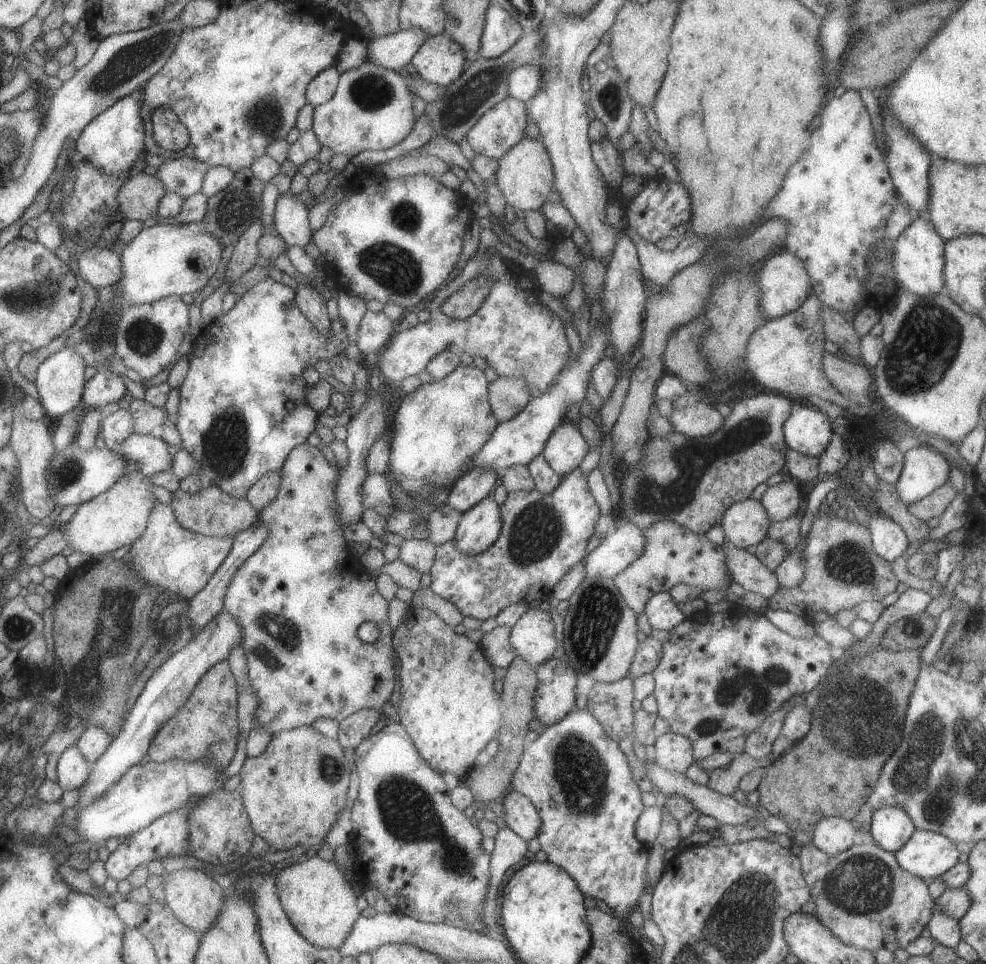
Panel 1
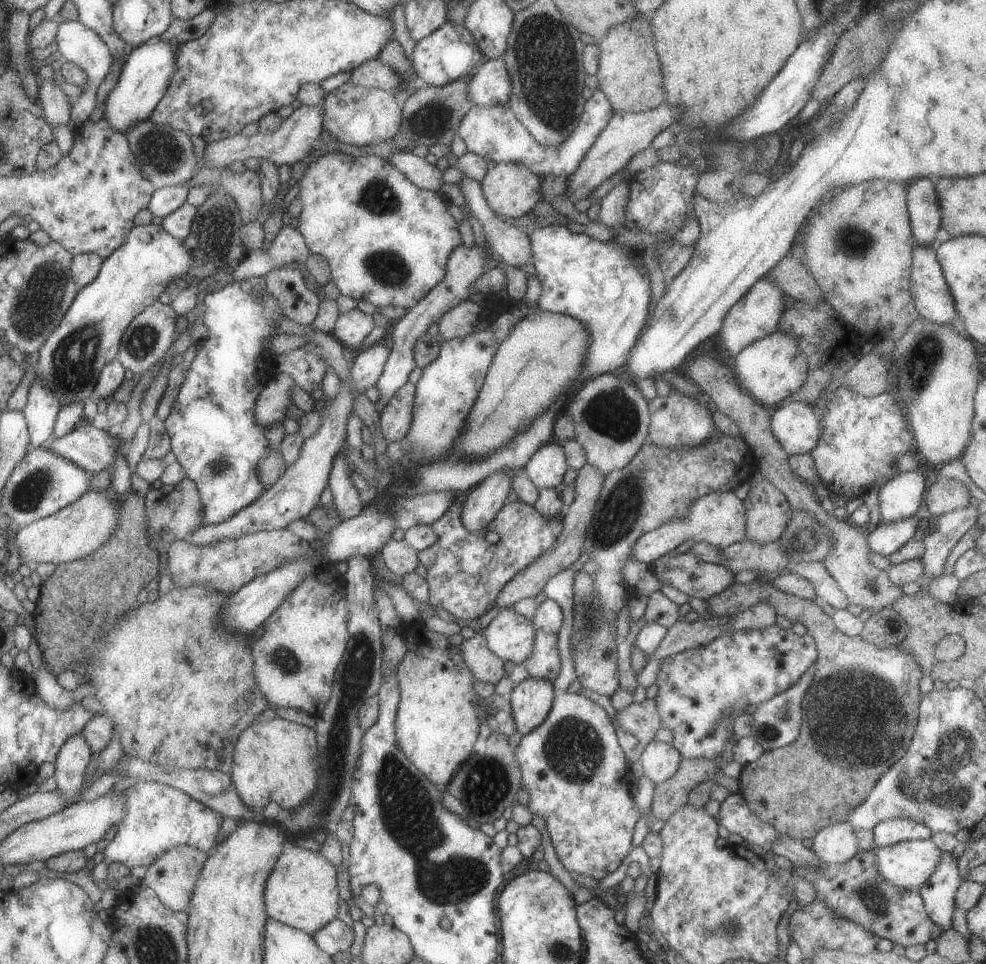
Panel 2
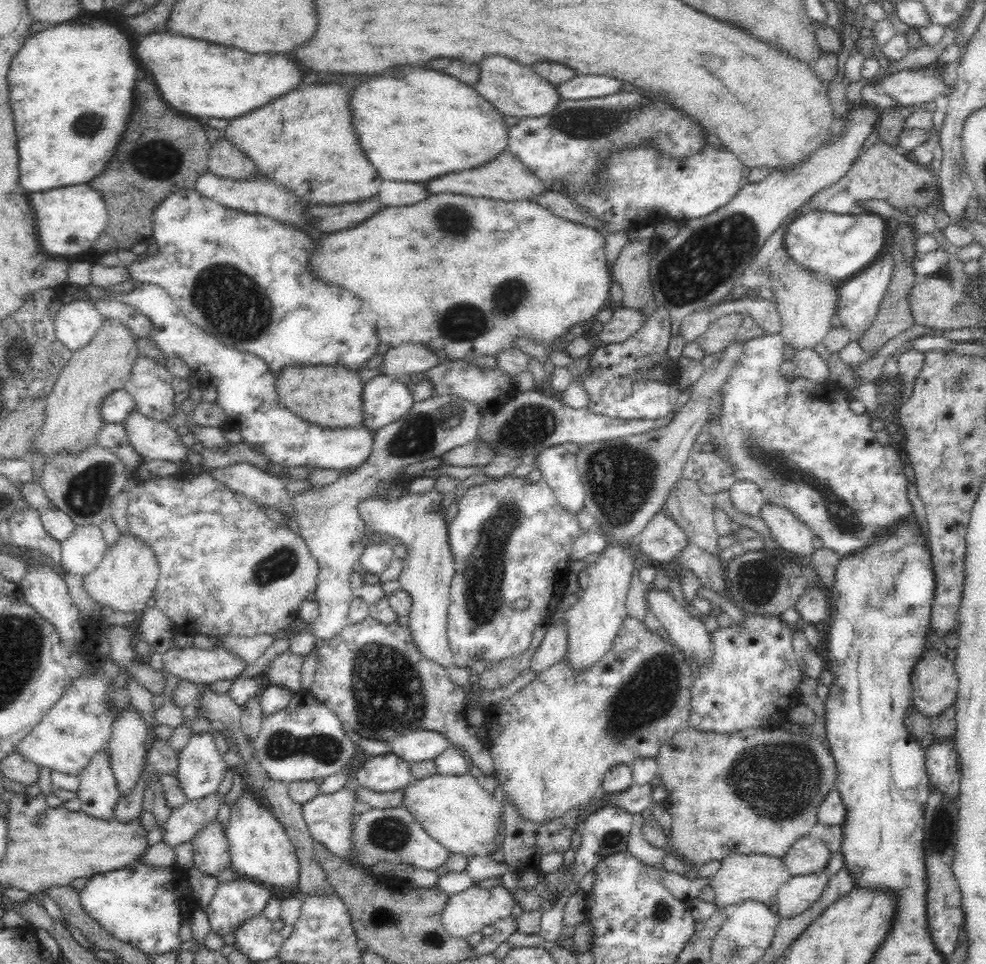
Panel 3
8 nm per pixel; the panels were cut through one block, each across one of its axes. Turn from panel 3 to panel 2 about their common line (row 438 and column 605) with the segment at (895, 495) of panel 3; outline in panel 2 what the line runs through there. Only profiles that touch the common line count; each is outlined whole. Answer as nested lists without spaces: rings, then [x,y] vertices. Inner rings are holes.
[[[566,692],[566,694],[554,698],[552,709],[548,716],[546,716],[544,723],[540,724],[533,732],[522,736],[522,740],[516,746],[514,754],[522,772],[522,787],[526,788],[528,794],[530,794],[530,802],[528,802],[527,808],[532,812],[532,815],[540,816],[540,818],[544,819],[548,834],[550,834],[550,840],[552,840],[552,845],[556,849],[556,855],[558,855],[558,859],[560,859],[564,868],[570,873],[590,876],[597,881],[616,871],[624,858],[633,850],[632,838],[634,827],[636,822],[641,819],[642,814],[640,814],[640,810],[638,810],[638,806],[634,802],[633,794],[629,791],[629,786],[632,782],[632,773],[630,772],[630,764],[628,763],[626,754],[618,743],[614,719],[608,716],[606,710],[600,704],[592,702],[590,698],[586,698],[579,693],[569,694]]]

